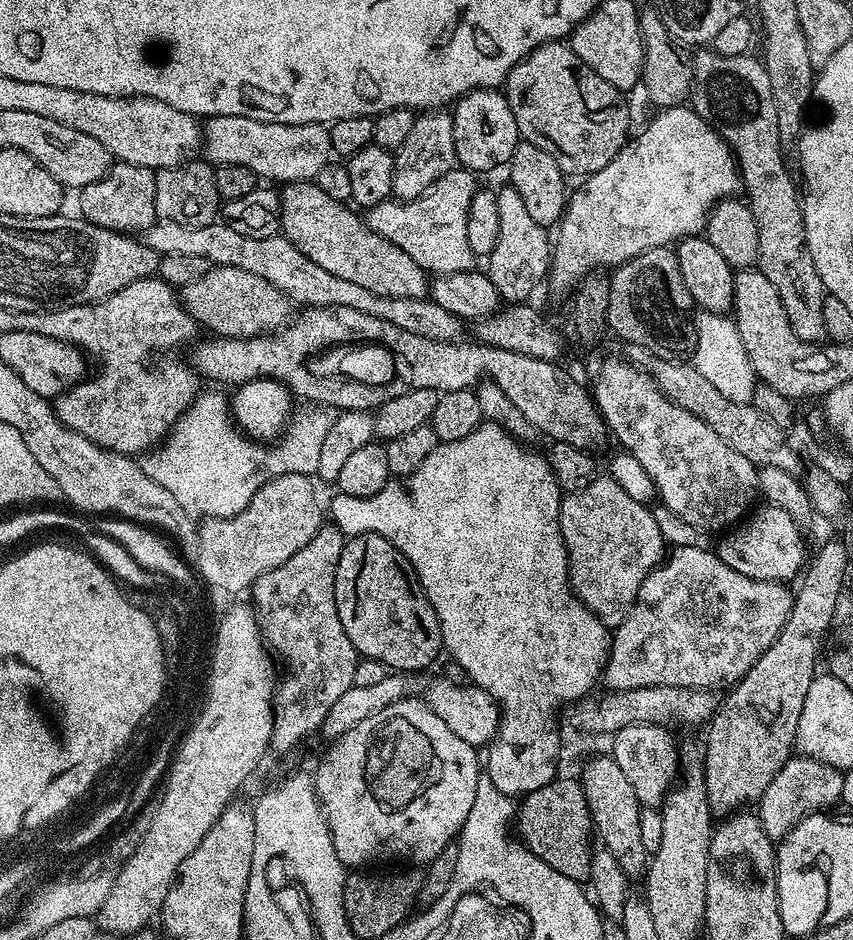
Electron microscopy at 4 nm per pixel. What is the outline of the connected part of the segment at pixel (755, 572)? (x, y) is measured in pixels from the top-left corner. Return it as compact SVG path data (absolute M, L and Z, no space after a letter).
M768 504L763 507L757 507L743 523L733 527L725 535L729 536L720 545L715 545L714 551L722 558L722 562L726 562L726 566L730 566L730 570L738 570L747 577L754 577L755 580L792 582L792 579L796 580L801 575L806 564L801 525L778 506Z

